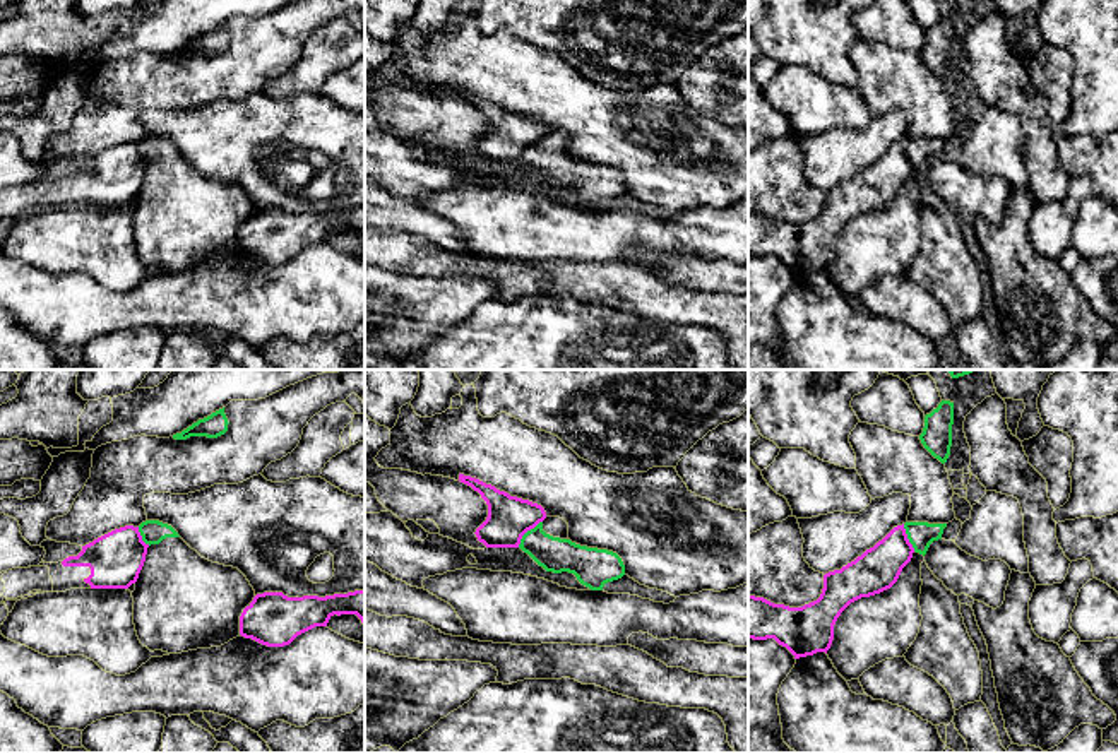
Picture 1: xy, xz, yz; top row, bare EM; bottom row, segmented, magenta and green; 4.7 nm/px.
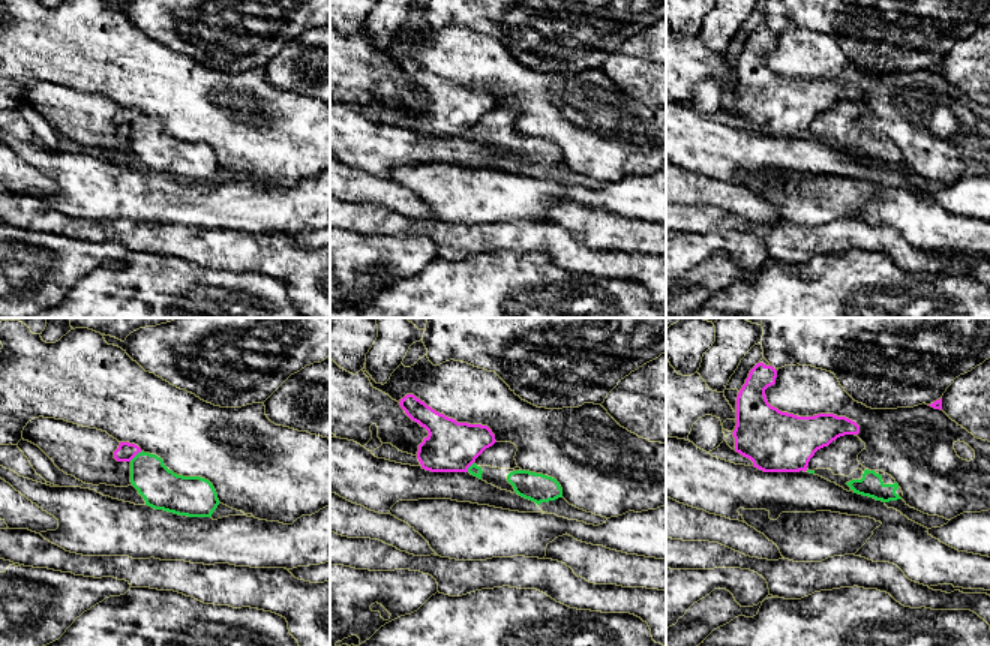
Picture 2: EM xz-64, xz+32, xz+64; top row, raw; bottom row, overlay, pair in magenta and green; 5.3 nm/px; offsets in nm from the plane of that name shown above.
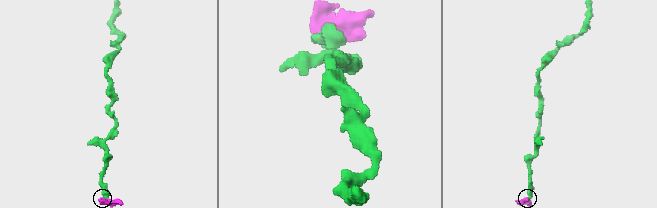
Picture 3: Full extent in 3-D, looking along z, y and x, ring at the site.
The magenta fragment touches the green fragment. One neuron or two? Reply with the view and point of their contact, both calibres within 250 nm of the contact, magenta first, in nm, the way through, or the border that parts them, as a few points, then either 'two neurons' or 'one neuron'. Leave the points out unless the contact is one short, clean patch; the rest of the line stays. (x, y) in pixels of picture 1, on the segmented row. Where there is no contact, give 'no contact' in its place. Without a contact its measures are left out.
contact xz (526, 531); calibres 200 and 160 nm; border xz (541, 521), (523, 536), (517, 546); two neurons

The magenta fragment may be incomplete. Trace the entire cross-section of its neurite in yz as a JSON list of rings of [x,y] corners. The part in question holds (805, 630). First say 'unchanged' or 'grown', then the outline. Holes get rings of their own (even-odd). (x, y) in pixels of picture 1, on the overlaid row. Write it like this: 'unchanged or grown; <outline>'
unchanged; [[[904,524],[841,570],[824,575],[817,601],[801,608],[774,604],[748,596],[748,638],[774,638],[794,659],[825,652],[834,640],[834,625],[854,601],[890,589],[914,553]]]

